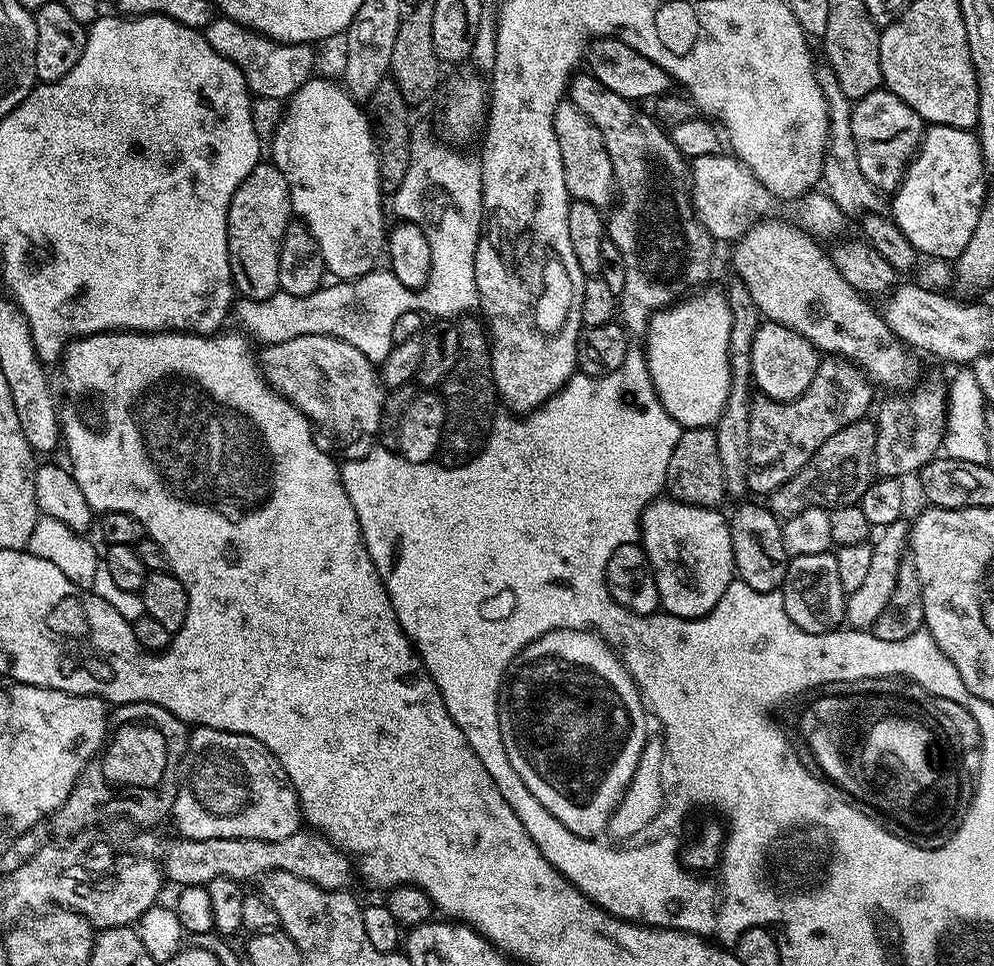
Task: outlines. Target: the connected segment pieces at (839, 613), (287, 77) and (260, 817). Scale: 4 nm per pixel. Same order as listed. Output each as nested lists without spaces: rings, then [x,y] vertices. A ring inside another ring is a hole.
[[[831,551],[791,557],[782,585],[782,595],[790,622],[810,634],[835,632],[845,623],[846,593],[842,590],[842,581],[838,579],[838,562]]]
[[[220,16],[210,22],[203,30],[206,42],[222,54],[222,58],[230,58],[238,70],[246,78],[246,86],[253,97],[264,100],[287,101],[289,96],[308,80],[313,79],[312,67],[316,64],[316,56],[311,44],[283,44],[277,40],[272,40],[269,36],[264,36],[261,32],[255,32],[253,28],[242,26],[234,22],[228,16]]]
[[[199,726],[191,729],[188,738],[188,751],[186,753],[186,767],[182,772],[182,779],[176,789],[176,797],[174,798],[174,806],[170,813],[171,823],[176,823],[176,828],[181,837],[185,840],[205,840],[206,838],[254,838],[265,840],[266,842],[278,842],[278,838],[290,838],[290,834],[301,831],[302,813],[300,810],[300,799],[296,793],[296,789],[288,783],[288,775],[286,770],[282,770],[282,766],[278,762],[278,758],[274,758],[274,754],[270,754],[270,750],[266,746],[262,746],[262,742],[258,742],[253,736],[246,734],[234,734],[226,730],[214,730],[213,728],[202,728]]]

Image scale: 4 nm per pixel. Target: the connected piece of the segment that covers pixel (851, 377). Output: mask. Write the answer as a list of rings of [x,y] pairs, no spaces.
[[[825,355],[814,374],[814,382],[806,386],[801,396],[783,401],[779,405],[780,416],[766,417],[764,428],[755,429],[754,446],[748,450],[749,493],[767,494],[794,478],[826,438],[869,415],[872,391],[873,385],[859,366],[839,356]]]

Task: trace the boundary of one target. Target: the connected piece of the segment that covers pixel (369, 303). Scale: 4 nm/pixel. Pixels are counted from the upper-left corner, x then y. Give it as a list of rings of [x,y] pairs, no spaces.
[[[417,127],[413,131],[410,170],[406,170],[402,186],[398,186],[391,193],[392,208],[400,215],[397,217],[401,221],[418,225],[426,234],[426,242],[430,242],[430,278],[426,286],[407,288],[402,286],[402,282],[398,282],[398,278],[394,278],[390,270],[373,270],[351,282],[325,283],[314,294],[306,297],[278,291],[265,300],[237,299],[234,304],[234,316],[240,319],[239,327],[257,345],[290,342],[290,338],[302,338],[306,334],[322,334],[350,342],[354,350],[362,350],[362,354],[366,354],[370,363],[379,366],[392,349],[394,322],[398,319],[398,314],[437,312],[435,315],[439,319],[452,320],[471,313],[479,305],[480,295],[476,292],[474,282],[474,254],[480,241],[480,230],[484,227],[480,162],[479,159],[472,157],[471,160],[470,157],[463,156],[460,153],[463,151],[441,142],[435,135],[432,136],[428,136],[424,128]]]

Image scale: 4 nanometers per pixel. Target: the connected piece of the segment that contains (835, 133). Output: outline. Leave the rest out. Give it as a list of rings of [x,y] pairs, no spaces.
[[[817,67],[816,81],[828,107],[828,149],[824,151],[824,165],[820,175],[823,191],[840,207],[845,217],[883,213],[886,208],[885,197],[877,188],[870,186],[870,182],[866,182],[866,174],[858,170],[858,150],[854,150],[854,130],[850,130],[853,101],[842,94],[842,86],[838,86],[838,78],[834,78],[831,68]]]

